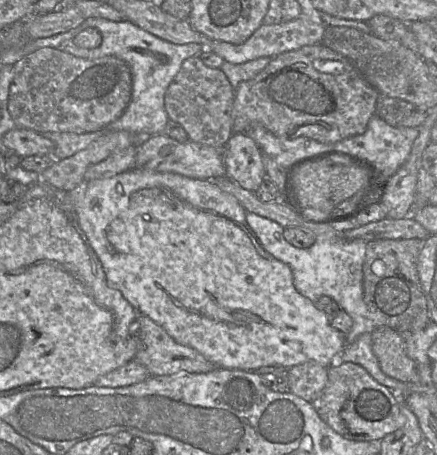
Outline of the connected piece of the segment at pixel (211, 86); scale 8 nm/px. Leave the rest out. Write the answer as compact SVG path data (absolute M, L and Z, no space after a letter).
M199 56L183 61L165 93L165 108L170 120L180 124L189 140L223 150L231 136L235 90L220 68L206 66Z

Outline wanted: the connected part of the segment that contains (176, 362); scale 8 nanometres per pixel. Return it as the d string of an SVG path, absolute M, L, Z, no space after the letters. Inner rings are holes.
M139 314L136 318L139 322L139 332L137 339L139 349L132 359L145 366L150 376L169 376L180 373L207 373L217 368L217 366L207 360L194 348L176 342L160 325L144 314Z

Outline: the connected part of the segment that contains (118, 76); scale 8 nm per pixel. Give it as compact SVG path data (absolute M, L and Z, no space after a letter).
M40 48L13 65L8 109L16 127L44 132L84 134L98 131L118 119L126 110L132 95L132 72L122 59L109 55L96 59L76 57L57 48Z

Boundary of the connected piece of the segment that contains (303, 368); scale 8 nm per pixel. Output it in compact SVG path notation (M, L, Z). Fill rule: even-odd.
M306 362L289 368L288 375L290 392L312 403L327 385L328 367Z

